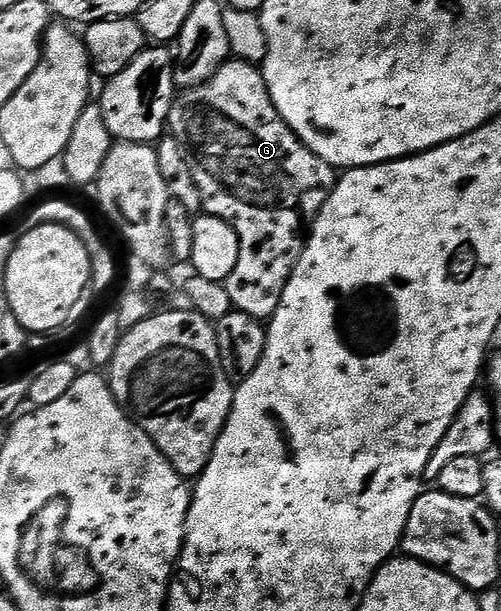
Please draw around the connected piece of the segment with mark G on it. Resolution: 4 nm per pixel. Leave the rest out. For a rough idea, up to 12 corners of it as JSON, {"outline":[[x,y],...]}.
{"outline":[[228,59],[167,122],[270,321],[336,169]]}

